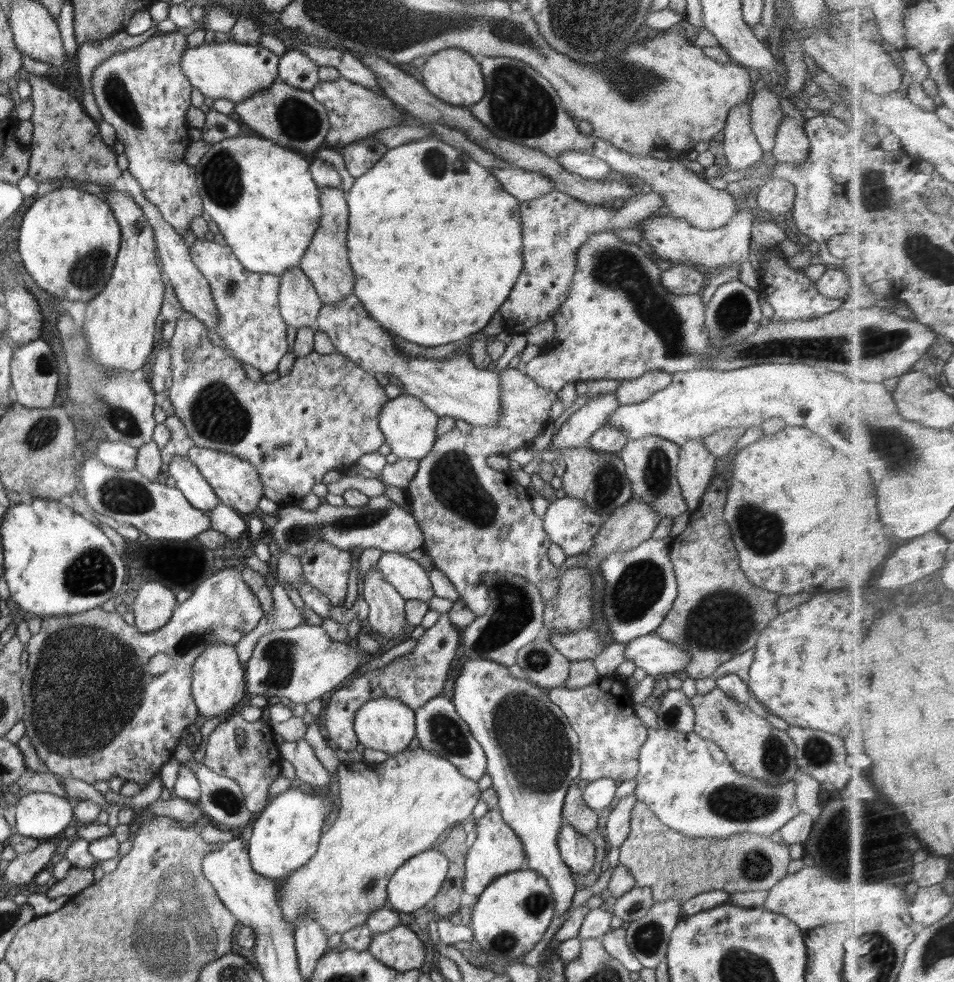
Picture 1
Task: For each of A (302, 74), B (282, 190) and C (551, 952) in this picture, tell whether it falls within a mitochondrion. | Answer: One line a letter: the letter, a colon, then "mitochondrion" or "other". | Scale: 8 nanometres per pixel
A: mitochondrion
B: other
C: other

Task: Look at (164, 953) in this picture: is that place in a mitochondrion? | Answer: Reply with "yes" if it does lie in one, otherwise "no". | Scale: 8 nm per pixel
yes

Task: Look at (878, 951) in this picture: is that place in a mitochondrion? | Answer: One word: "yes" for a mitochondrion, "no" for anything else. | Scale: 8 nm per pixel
yes

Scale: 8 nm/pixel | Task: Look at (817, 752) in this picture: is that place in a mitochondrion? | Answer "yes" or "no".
yes

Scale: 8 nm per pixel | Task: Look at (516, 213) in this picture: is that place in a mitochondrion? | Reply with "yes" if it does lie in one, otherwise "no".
no

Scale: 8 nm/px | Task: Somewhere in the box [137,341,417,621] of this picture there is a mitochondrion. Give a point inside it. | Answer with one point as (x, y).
(217, 415)

